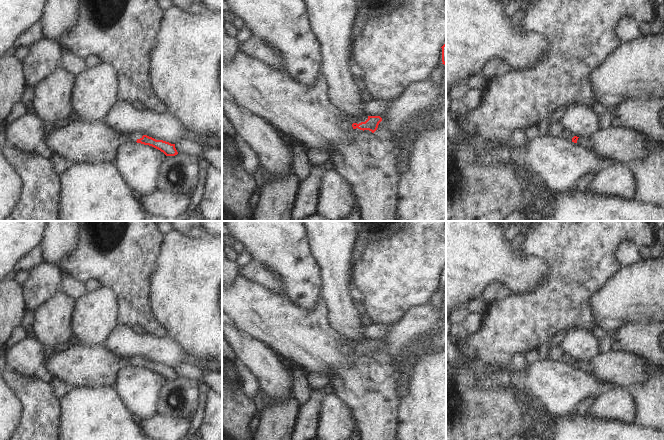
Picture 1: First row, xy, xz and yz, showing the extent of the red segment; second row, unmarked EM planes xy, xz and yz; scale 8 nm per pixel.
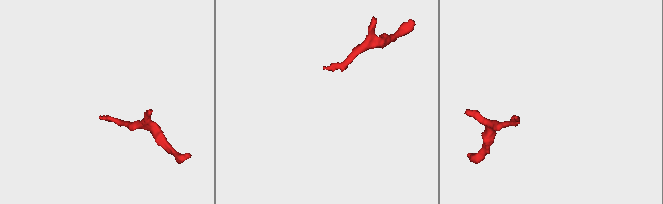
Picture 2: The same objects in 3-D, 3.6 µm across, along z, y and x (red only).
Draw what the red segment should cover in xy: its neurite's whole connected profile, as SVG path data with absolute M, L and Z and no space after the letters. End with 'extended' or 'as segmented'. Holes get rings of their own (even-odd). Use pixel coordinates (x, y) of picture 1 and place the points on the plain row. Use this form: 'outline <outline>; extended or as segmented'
outline M73 344L64 351L53 353L47 359L43 376L56 377L75 388L107 388L115 382L118 371L130 365L152 370L166 380L178 378L175 368L156 364L139 356L121 357L103 345L84 344Z; extended

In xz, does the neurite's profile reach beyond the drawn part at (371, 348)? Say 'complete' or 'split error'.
split error

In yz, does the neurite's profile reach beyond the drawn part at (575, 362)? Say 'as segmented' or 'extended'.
extended

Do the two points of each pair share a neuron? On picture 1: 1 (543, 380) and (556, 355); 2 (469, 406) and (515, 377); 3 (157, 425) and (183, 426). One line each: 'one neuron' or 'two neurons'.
1: two neurons
2: two neurons
3: one neuron

